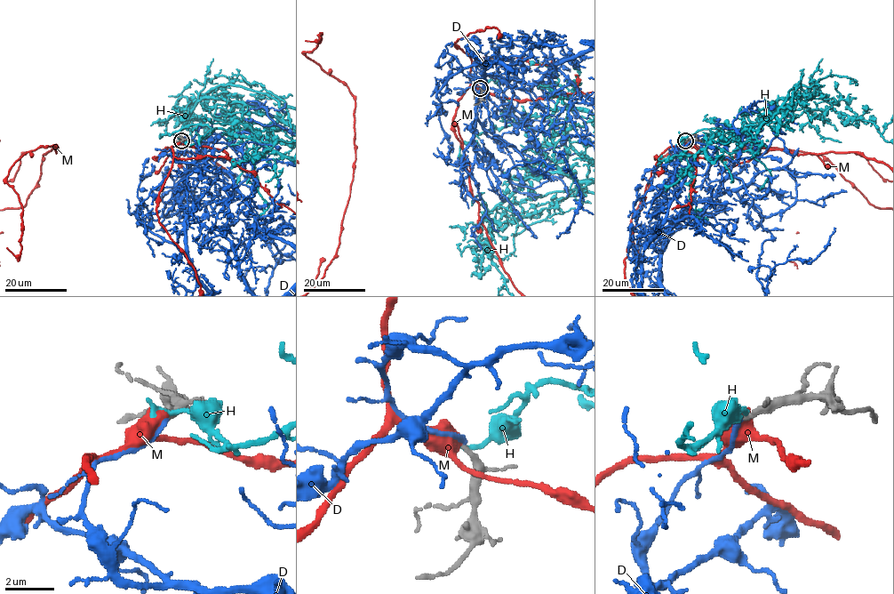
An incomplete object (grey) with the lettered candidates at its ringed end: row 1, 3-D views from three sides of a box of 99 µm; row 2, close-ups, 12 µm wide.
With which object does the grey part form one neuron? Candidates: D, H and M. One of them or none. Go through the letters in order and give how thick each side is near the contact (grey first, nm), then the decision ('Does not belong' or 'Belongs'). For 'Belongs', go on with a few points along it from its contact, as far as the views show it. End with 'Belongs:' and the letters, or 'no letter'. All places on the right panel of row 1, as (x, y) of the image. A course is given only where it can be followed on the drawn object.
D: Thickness 260 nm (grey) against 200 nm. Belongs
H: Thickness 260 nm (grey) against 260 nm. Does not belong
M: Thickness 260 nm (grey) against 420 nm. Does not belong
Belongs: D

